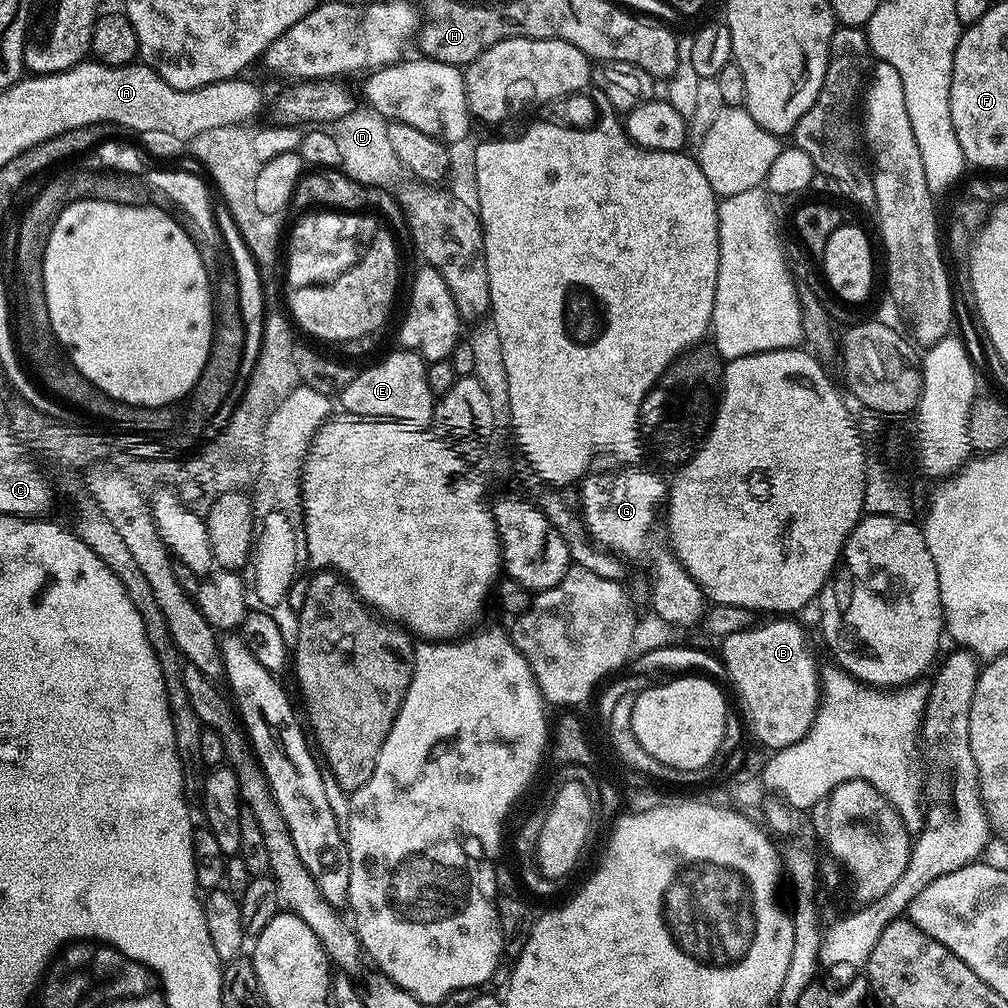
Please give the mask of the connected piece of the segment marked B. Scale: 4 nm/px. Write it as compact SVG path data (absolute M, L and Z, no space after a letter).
M772 618L769 624L763 622L742 630L740 633L723 637L719 655L727 672L726 680L732 683L736 696L740 699L739 711L747 731L757 736L759 743L768 750L794 746L810 730L820 704L820 677L816 660L808 649L804 632L792 618Z

